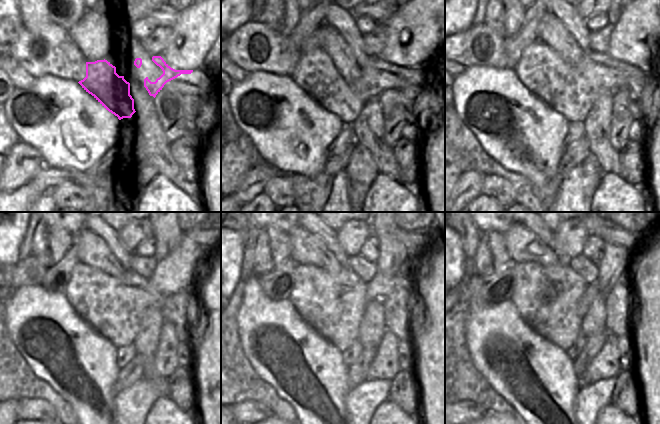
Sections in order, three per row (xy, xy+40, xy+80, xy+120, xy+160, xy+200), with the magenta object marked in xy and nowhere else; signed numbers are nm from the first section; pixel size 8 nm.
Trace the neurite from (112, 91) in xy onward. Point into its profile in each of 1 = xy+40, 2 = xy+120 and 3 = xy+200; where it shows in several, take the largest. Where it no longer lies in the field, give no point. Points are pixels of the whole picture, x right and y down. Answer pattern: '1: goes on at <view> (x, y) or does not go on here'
1: goes on at xy+40 (315, 72)
2: goes on at xy+120 (114, 307)
3: goes on at xy+200 (546, 297)

